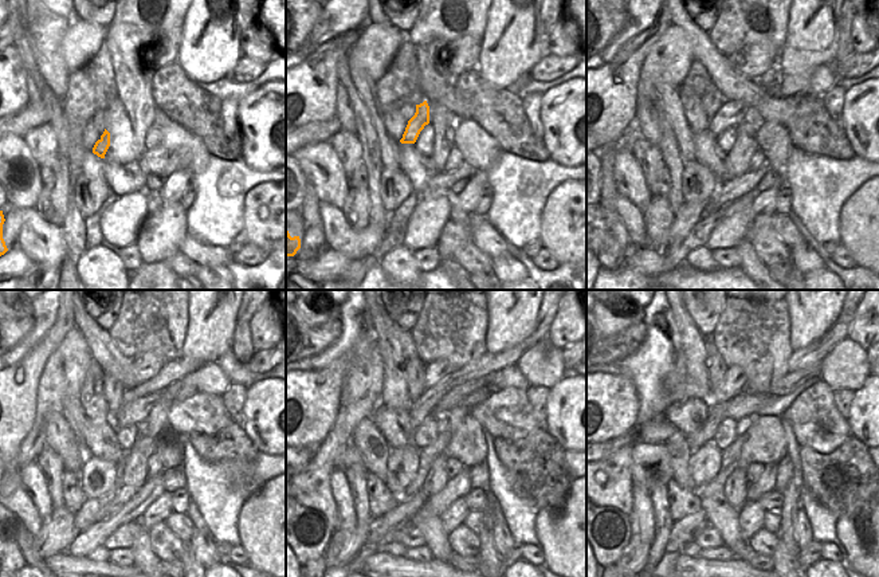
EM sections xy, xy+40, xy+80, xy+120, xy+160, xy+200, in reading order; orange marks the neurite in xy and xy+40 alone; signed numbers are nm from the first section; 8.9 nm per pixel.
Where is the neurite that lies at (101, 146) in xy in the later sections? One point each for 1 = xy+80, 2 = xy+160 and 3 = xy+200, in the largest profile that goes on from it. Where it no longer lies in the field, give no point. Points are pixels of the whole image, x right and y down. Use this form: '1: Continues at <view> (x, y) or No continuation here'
1: Continues at xy+80 (732, 113)
2: Continues at xy+160 (454, 396)
3: Continues at xy+200 (784, 385).

